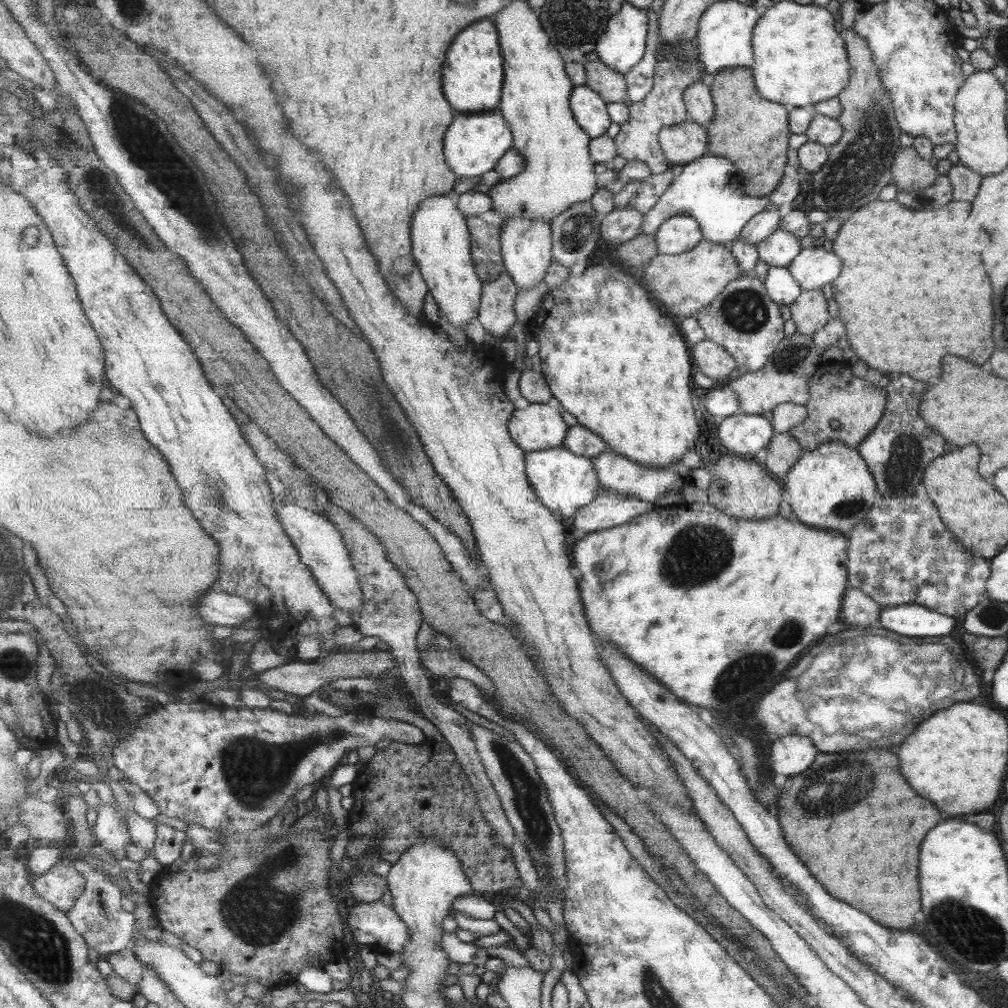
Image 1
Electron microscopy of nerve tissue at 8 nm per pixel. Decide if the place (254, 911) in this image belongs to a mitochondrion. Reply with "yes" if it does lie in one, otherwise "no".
yes

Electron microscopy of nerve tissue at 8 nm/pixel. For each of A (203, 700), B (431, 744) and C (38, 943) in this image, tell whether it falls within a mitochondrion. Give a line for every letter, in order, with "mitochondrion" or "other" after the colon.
A: other
B: other
C: mitochondrion

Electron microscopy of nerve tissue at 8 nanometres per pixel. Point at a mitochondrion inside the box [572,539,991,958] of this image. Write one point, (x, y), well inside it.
(842, 784)

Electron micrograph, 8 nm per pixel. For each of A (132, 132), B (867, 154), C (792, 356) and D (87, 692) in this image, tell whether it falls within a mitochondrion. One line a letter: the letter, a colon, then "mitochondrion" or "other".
A: mitochondrion
B: mitochondrion
C: mitochondrion
D: mitochondrion

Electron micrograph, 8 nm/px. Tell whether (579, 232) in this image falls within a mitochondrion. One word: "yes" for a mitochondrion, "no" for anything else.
yes

